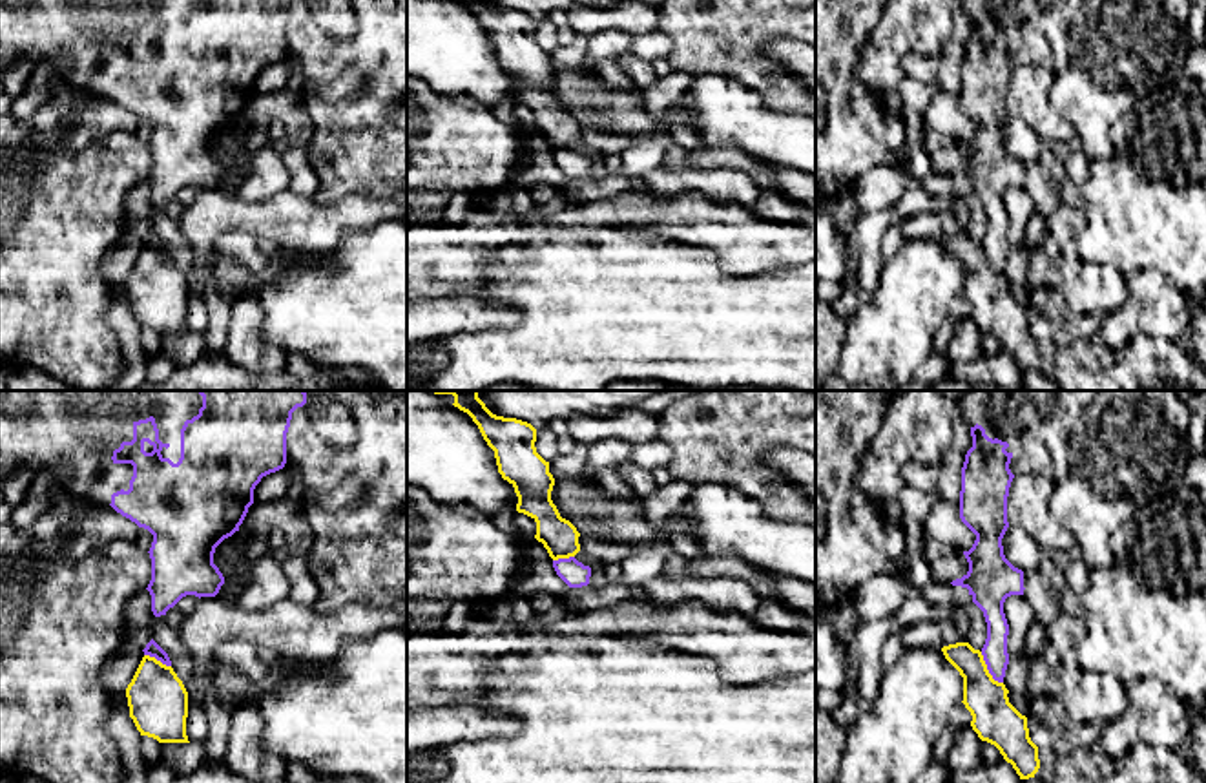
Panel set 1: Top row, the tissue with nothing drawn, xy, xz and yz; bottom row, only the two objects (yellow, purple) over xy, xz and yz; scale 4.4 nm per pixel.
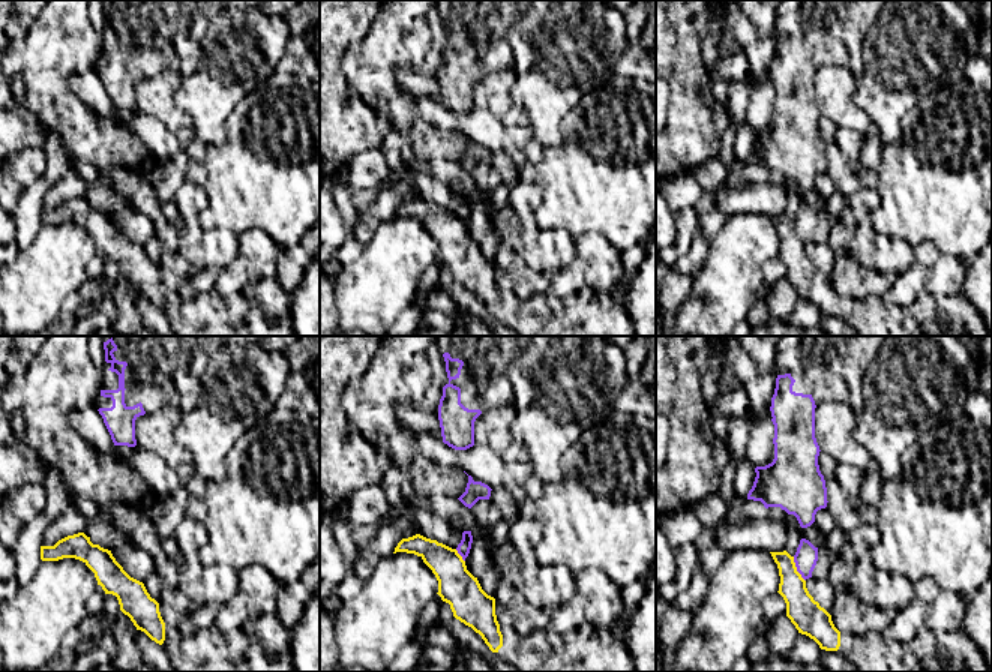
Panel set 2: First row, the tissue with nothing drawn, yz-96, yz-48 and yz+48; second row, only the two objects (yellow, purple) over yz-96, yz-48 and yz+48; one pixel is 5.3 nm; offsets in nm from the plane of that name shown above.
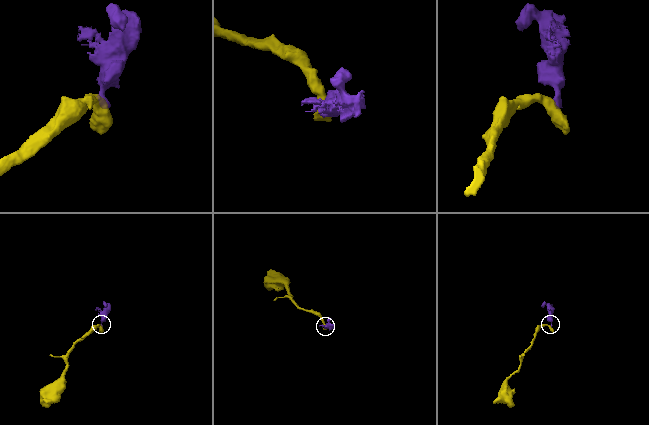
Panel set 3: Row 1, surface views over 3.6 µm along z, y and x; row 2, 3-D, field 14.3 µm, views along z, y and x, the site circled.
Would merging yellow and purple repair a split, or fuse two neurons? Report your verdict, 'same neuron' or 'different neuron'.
different neuron

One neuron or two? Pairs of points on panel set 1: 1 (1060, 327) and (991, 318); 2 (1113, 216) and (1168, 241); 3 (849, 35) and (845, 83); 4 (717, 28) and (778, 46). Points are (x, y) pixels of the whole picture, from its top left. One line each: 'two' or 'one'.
1: two
2: one
3: one
4: two

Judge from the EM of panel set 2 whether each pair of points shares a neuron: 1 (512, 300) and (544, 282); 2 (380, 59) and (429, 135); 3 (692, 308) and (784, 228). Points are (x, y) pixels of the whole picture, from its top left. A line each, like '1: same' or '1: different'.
1: different
2: same
3: different

